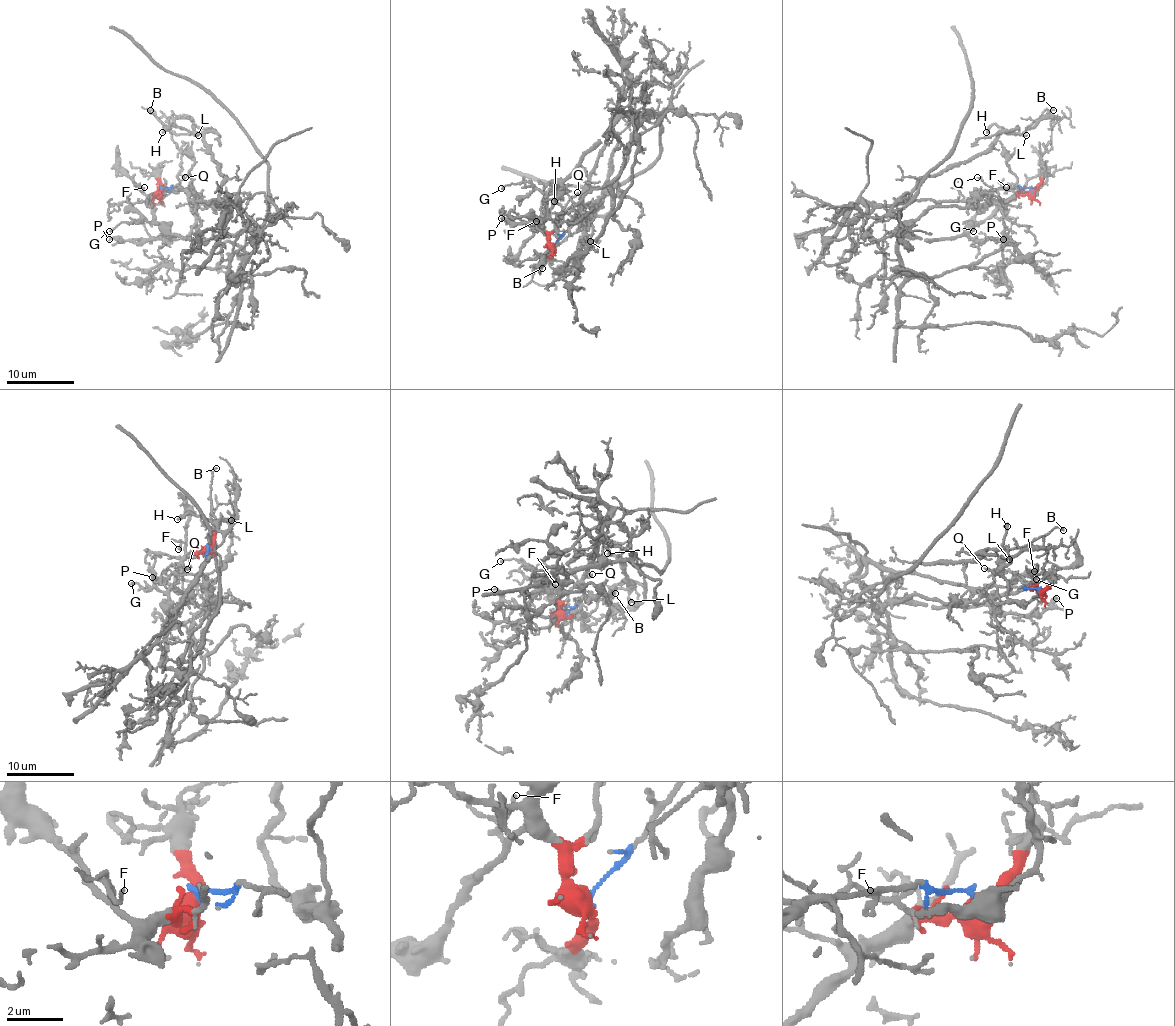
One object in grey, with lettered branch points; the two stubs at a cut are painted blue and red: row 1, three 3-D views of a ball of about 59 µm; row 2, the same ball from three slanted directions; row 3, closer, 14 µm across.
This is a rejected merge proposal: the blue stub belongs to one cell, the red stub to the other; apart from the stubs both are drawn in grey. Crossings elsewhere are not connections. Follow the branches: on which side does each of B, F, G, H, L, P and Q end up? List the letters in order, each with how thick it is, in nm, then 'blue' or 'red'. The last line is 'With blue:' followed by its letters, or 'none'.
B: 160 nm | blue
F: 110 nm | red
G: 150 nm | red
H: 240 nm | blue
L: 130 nm | blue
P: 190 nm | red
Q: 160 nm | red
With blue: B, H, L

